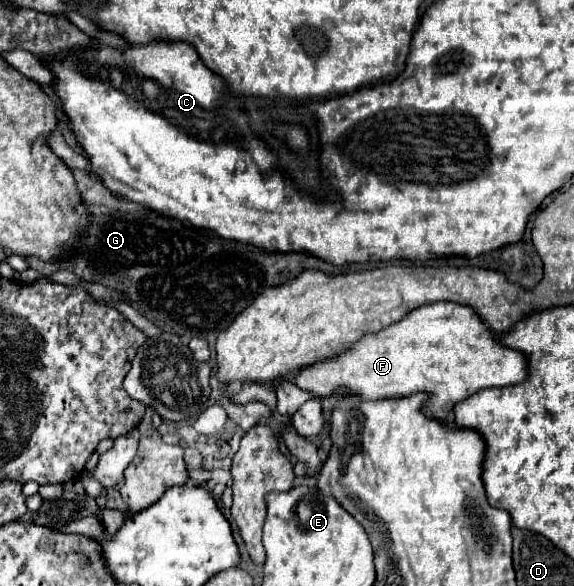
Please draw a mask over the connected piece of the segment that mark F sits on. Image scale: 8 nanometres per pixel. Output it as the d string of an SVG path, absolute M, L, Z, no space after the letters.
M434 302L412 310L408 318L402 318L380 334L368 334L352 352L346 350L336 358L300 370L296 374L296 384L302 390L314 392L318 398L330 396L336 388L348 388L364 400L430 392L426 414L444 424L452 424L454 406L458 402L482 388L520 384L528 374L526 354L504 346L472 306Z

